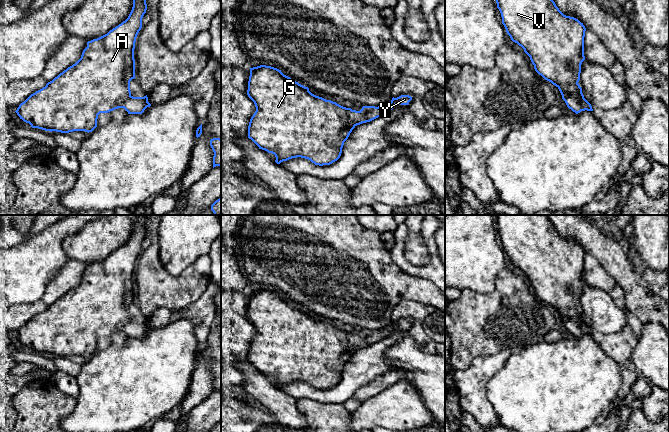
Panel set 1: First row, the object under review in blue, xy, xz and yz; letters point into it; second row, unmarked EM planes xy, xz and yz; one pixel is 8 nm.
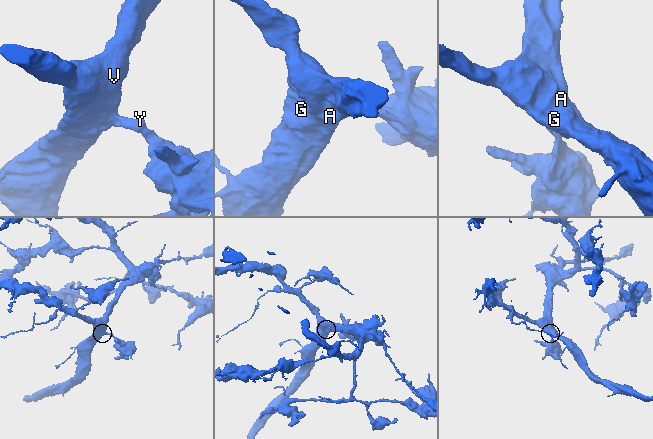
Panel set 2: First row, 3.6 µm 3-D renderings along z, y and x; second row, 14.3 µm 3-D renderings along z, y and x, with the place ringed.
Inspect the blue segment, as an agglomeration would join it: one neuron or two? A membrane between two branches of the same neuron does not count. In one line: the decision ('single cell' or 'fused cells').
single cell

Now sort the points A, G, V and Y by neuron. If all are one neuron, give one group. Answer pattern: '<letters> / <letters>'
A G V Y

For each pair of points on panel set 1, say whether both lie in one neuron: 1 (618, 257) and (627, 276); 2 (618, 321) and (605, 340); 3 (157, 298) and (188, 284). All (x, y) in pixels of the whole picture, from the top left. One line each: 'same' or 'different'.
1: same
2: different
3: same

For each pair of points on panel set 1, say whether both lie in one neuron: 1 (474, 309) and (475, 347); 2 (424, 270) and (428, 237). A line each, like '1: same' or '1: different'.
1: same
2: same

